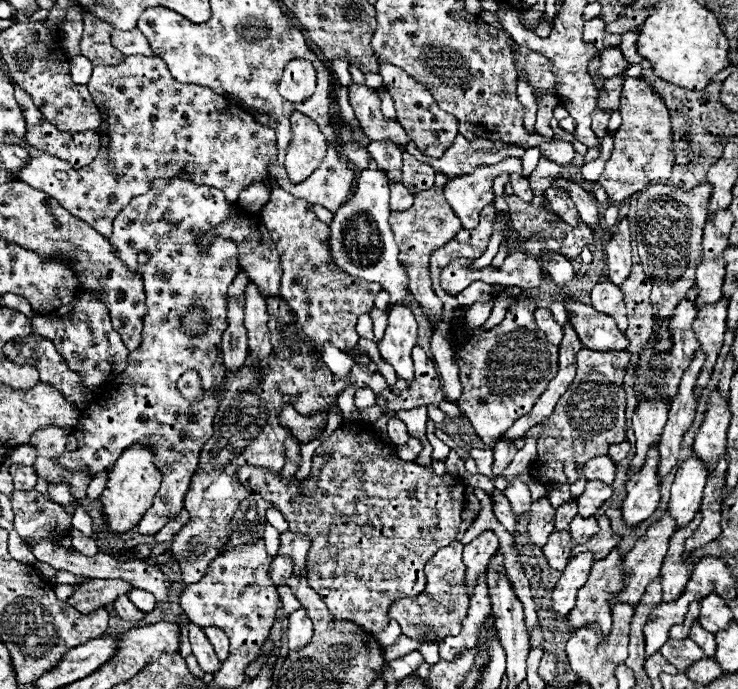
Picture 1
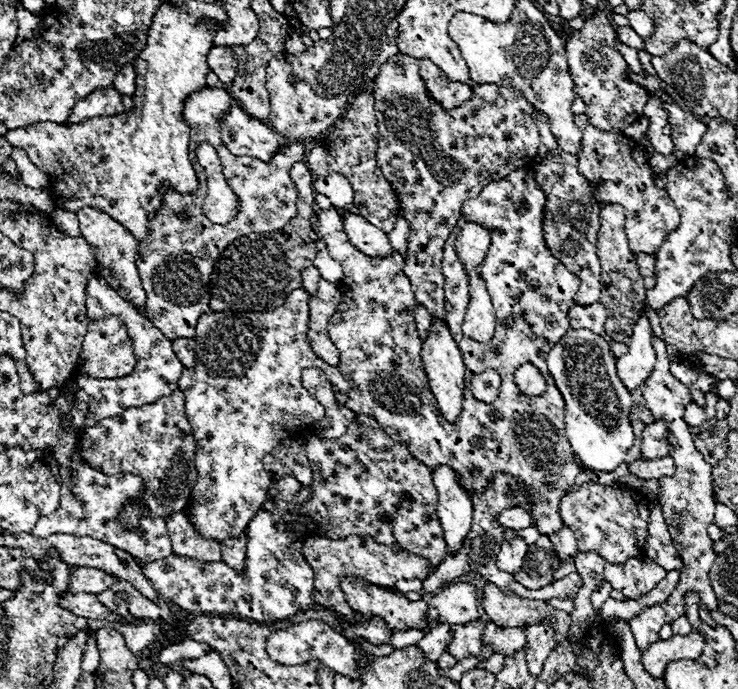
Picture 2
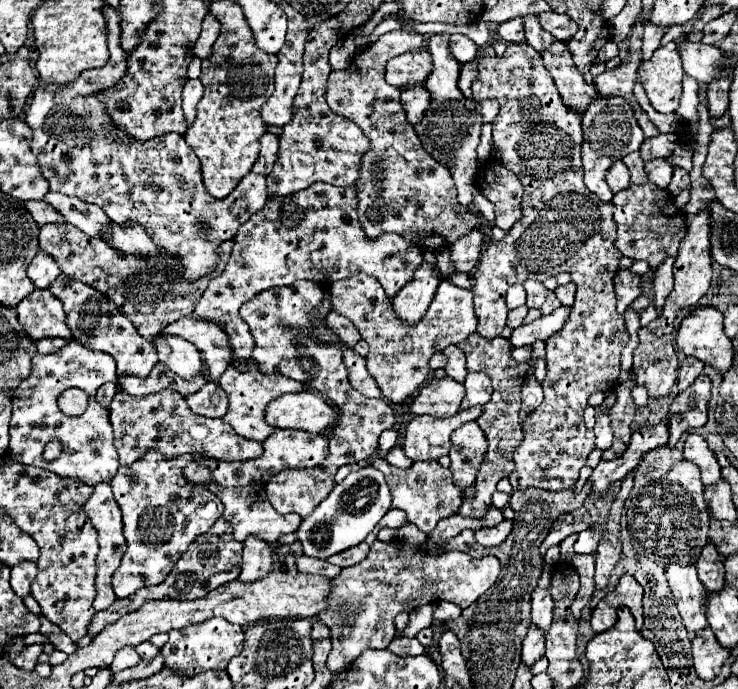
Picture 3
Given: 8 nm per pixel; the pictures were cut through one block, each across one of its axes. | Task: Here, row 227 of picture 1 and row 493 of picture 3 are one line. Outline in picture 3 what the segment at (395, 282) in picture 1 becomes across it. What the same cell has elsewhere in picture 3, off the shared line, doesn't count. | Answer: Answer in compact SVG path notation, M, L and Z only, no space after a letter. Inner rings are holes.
M364 466L356 472L350 472L340 484L334 486L328 498L322 500L316 510L302 520L296 536L302 542L304 554L326 560L332 554L360 544L374 530L378 520L390 510L390 502L392 498L388 484L376 468Z

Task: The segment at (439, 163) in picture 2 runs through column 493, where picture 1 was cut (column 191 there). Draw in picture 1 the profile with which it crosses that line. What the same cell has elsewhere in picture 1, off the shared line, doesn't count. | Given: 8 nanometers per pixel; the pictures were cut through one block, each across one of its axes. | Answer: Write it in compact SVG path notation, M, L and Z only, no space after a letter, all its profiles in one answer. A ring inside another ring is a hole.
M136 54L136 56L126 56L116 66L96 66L88 82L88 90L100 110L102 124L104 124L98 128L100 150L96 160L76 170L76 168L70 168L68 162L56 160L54 156L48 156L46 152L32 148L24 138L20 138L18 144L24 150L28 150L30 158L28 158L28 164L20 168L18 180L56 198L66 210L72 212L72 216L88 222L104 238L112 234L112 220L118 216L118 212L124 206L128 206L128 202L134 196L148 192L148 188L152 186L152 180L160 180L160 178L190 180L196 184L224 190L224 194L228 196L228 202L236 202L240 190L246 188L246 184L250 184L252 180L266 180L268 164L276 162L276 146L274 146L276 132L272 128L262 126L252 118L252 114L246 114L234 104L228 104L228 100L212 92L212 88L176 82L170 76L164 60Z

